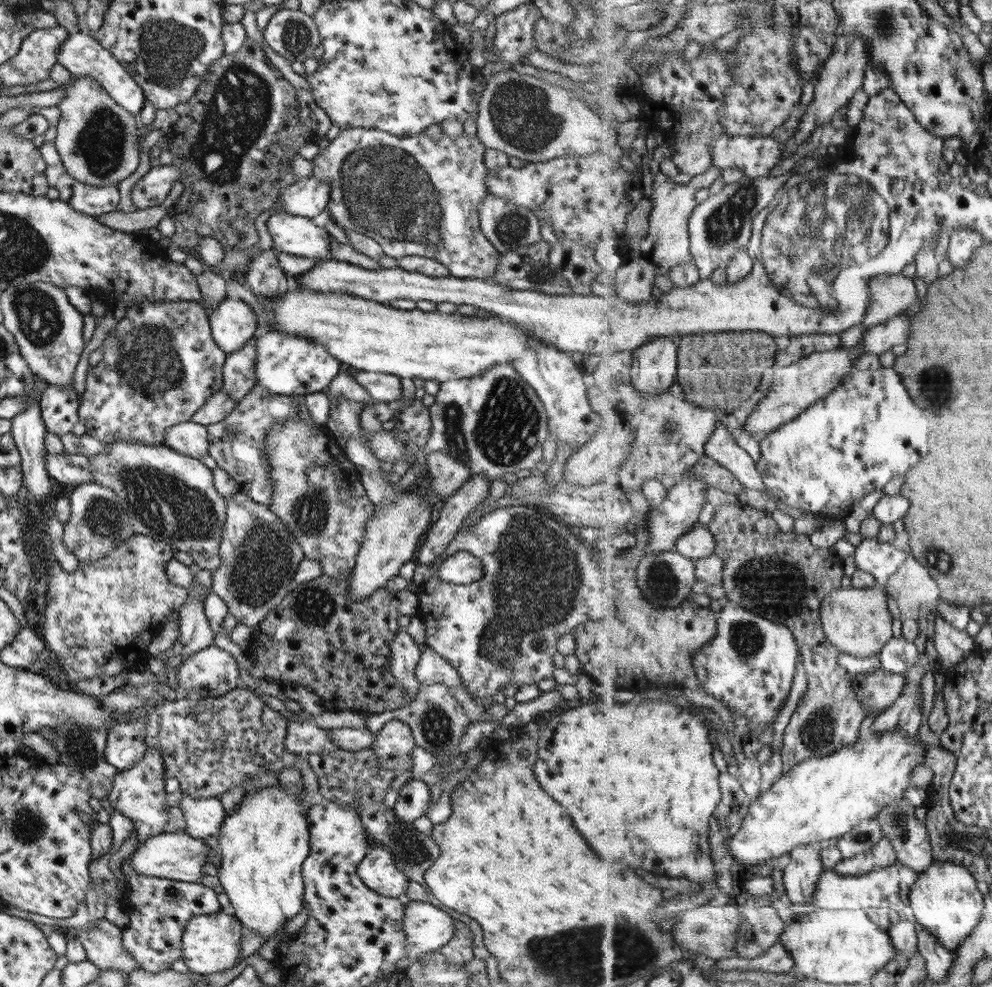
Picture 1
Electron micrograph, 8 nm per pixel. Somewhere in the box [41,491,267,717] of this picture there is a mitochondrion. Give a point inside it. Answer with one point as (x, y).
(103, 521)

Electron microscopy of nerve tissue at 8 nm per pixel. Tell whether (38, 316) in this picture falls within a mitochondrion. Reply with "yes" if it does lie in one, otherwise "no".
yes

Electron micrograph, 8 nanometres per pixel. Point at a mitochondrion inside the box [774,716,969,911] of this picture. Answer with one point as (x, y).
(898, 820)

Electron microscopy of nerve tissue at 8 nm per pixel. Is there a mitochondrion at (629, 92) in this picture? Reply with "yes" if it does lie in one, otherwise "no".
no

